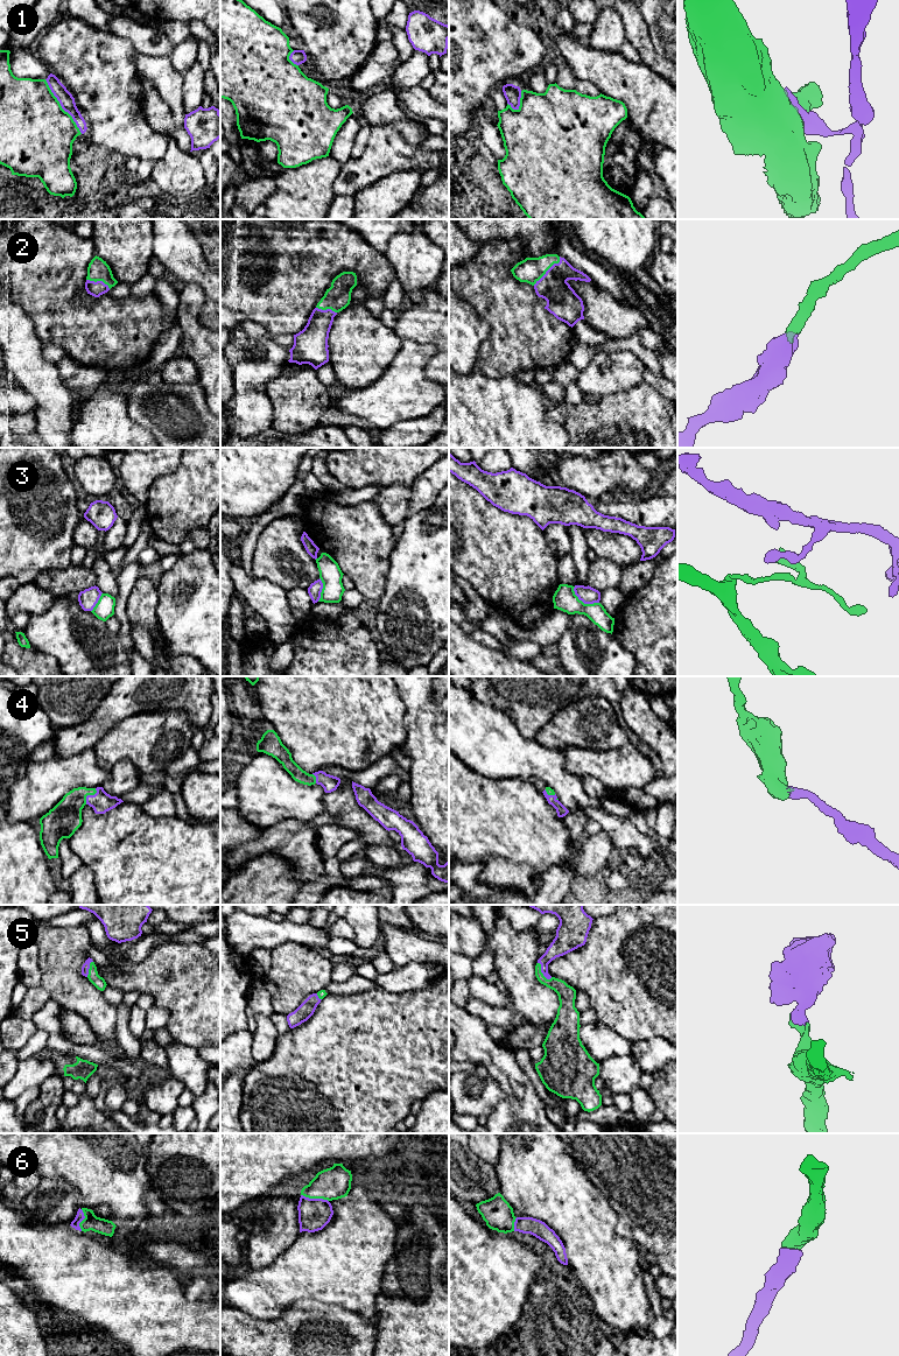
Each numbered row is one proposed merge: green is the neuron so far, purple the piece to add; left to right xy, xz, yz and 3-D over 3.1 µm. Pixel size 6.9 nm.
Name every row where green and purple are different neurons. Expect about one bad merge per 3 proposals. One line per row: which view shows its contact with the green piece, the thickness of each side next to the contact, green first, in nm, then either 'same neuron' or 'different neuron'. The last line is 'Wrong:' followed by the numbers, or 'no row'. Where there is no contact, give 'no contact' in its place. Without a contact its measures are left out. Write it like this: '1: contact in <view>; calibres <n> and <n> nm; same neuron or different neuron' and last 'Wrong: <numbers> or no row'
1: contact in xy; calibres 500 and 100 nm; different neuron
2: contact in yz; calibres 170 and 220 nm; same neuron
3: contact in yz; calibres 160 and 120 nm; different neuron
4: contact in xy; calibres 220 and 140 nm; same neuron
5: contact in yz; calibres 130 and 140 nm; same neuron
6: contact in xz; calibres 220 and 220 nm; same neuron
Wrong: 1, 3

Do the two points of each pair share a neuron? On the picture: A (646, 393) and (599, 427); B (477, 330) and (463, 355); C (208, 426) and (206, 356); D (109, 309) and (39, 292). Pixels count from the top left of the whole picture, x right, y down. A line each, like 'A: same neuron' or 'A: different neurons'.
A: same neuron
B: same neuron
C: different neurons
D: same neuron

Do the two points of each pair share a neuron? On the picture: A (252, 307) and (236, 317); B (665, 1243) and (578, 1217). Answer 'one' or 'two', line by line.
A: two
B: two

